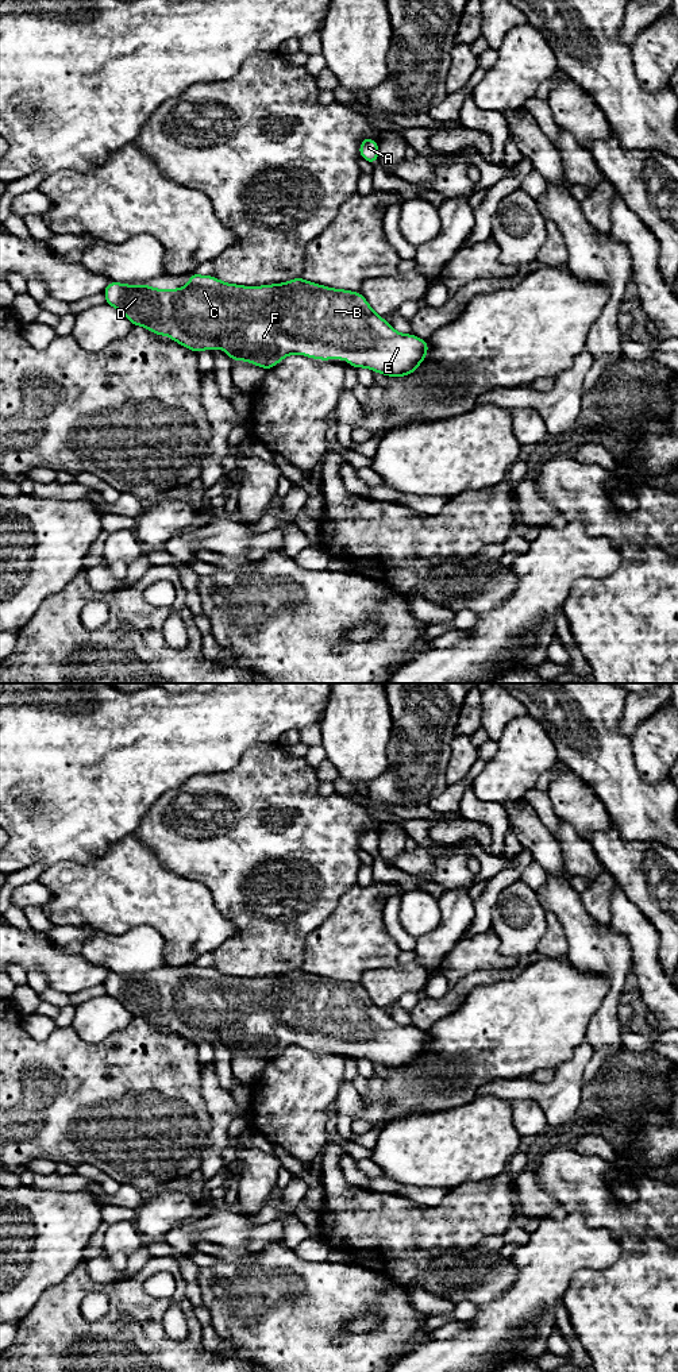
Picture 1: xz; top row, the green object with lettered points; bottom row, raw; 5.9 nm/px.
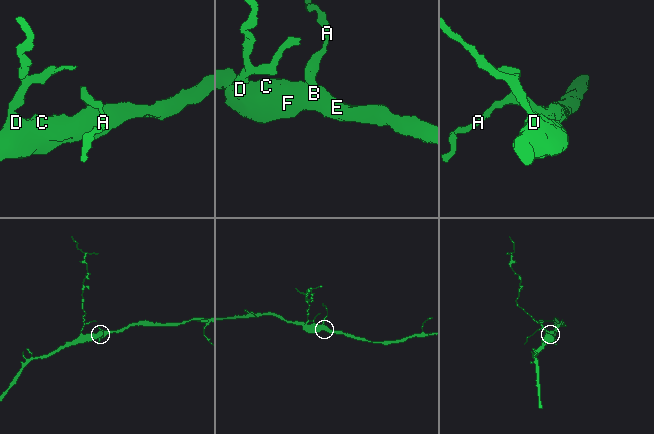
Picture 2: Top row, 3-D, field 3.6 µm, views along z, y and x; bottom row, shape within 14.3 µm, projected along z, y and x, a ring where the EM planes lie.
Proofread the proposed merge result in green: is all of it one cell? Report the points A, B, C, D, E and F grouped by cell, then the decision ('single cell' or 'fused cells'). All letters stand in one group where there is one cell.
groups A B C D E F; single cell

